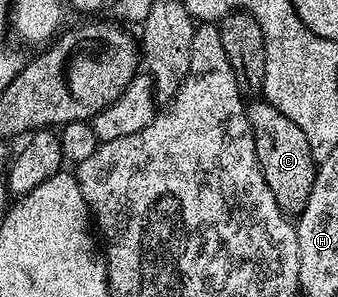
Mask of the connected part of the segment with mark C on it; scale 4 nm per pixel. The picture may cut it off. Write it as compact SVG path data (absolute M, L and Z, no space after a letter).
M258 101L250 102L249 124L255 137L255 149L259 157L259 165L263 169L263 177L279 209L290 217L300 216L302 209L307 205L307 199L311 197L311 189L315 185L318 164L311 153L311 145L307 145L307 137L303 137L303 129L291 121L291 117L283 117L279 109L275 109L269 103Z

